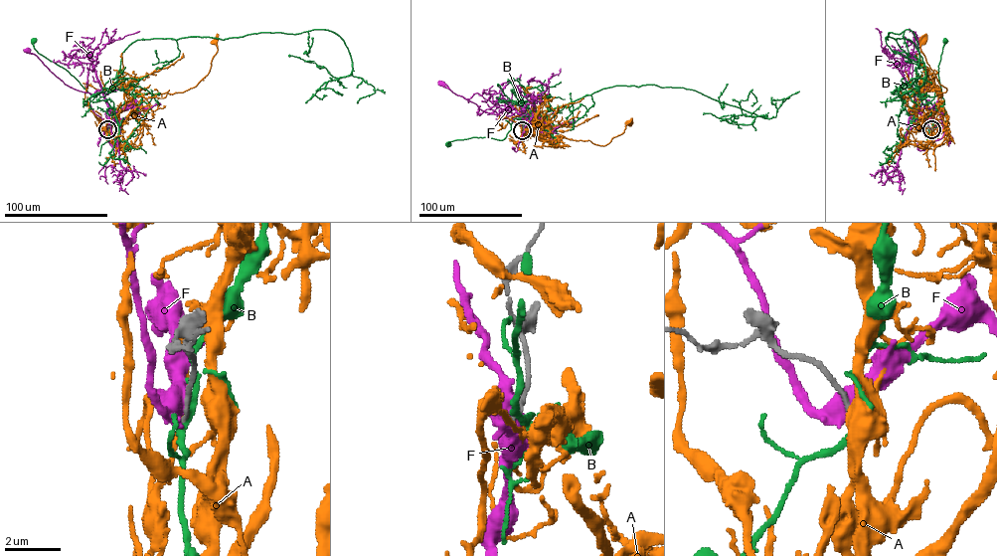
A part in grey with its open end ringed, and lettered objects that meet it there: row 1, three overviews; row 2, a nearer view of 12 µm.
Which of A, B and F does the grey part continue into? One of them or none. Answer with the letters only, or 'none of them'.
none of them

